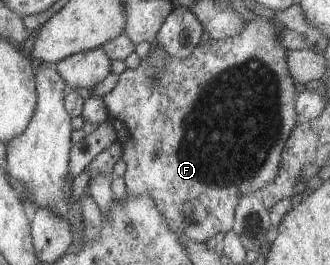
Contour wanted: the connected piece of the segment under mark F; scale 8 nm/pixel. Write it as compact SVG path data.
M258 16L256 19L245 22L244 30L238 36L218 40L209 38L206 44L198 45L185 59L170 56L163 48L153 46L146 59L141 61L140 66L122 72L113 89L101 98L108 111L108 118L110 118L108 122L118 130L117 140L121 142L122 159L126 163L123 178L127 196L150 195L155 200L159 213L165 218L168 228L183 239L206 243L216 234L230 231L235 221L235 208L240 198L258 194L278 174L286 141L293 128L301 121L295 109L297 97L295 82L289 75L286 64L288 51L279 41L279 32L282 29L287 28L276 18L267 20L265 17Z

